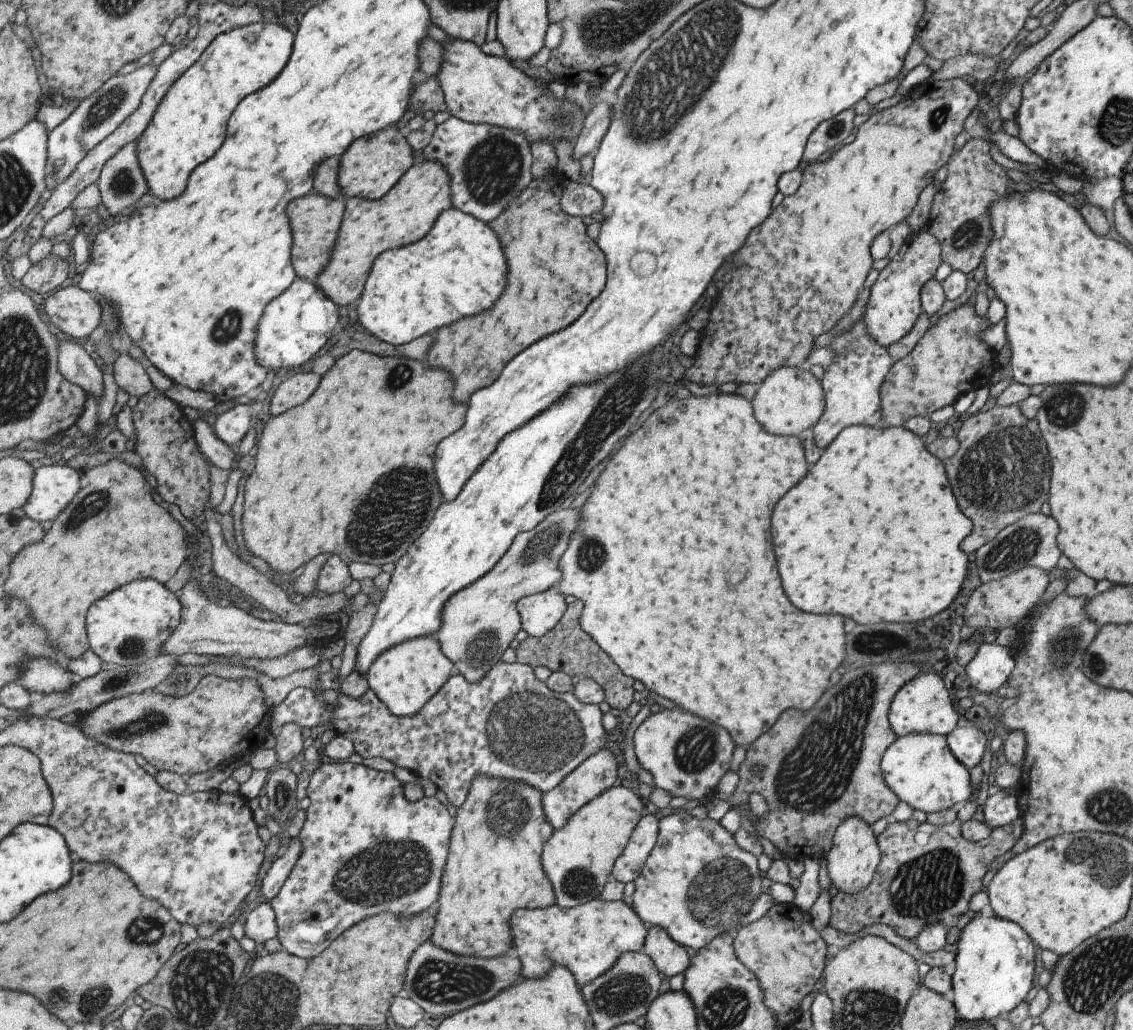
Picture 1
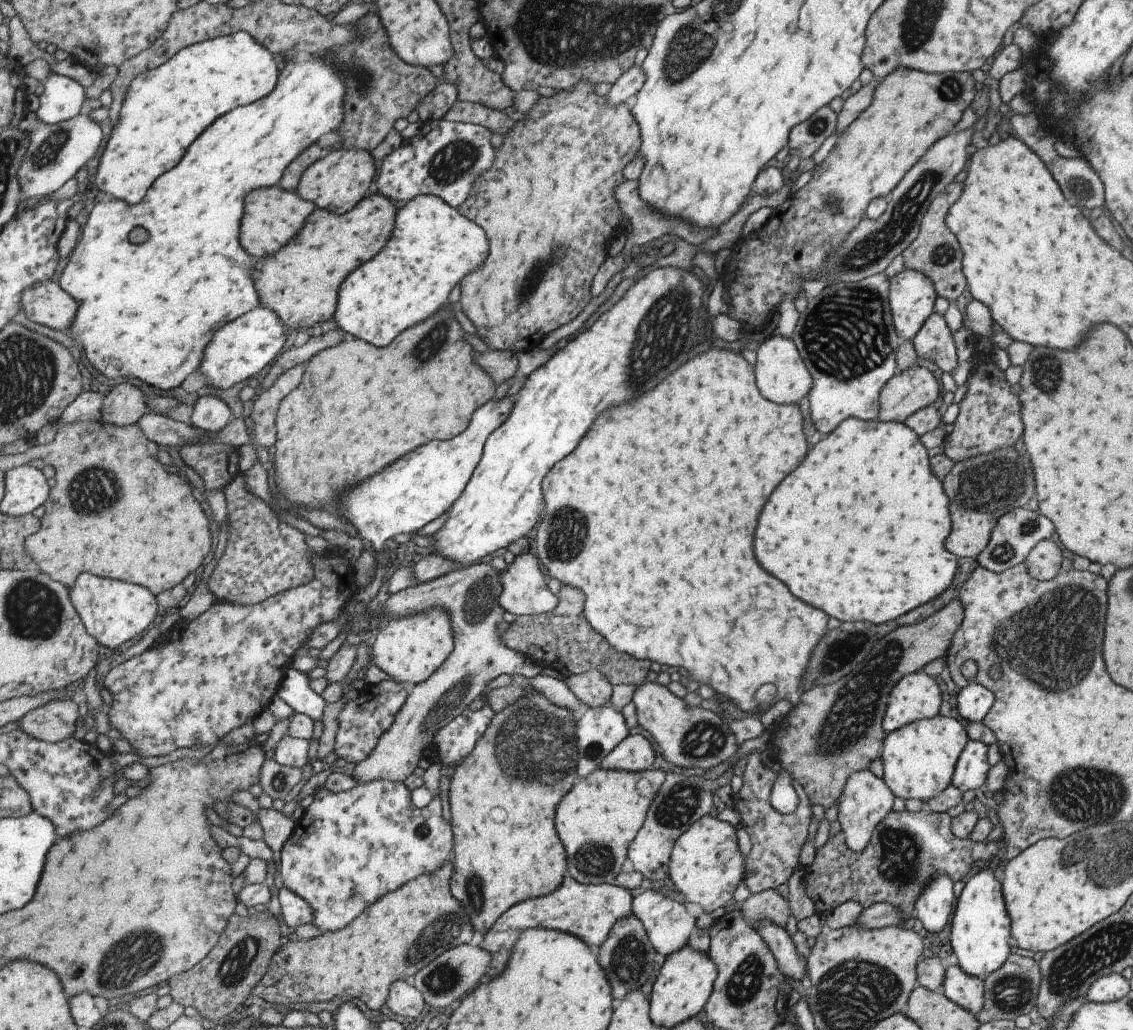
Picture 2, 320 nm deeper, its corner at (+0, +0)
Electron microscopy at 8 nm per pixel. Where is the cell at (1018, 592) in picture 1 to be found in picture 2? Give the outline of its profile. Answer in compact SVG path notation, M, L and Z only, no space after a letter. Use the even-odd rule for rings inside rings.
M1050 539L1040 540L1026 554L1026 571L1037 580L1048 581L1055 576L1061 564L1061 553L1057 544Z

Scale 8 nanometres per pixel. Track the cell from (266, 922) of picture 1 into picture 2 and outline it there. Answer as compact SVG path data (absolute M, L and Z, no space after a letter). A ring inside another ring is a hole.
M282 887L279 889L278 899L282 910L280 919L287 927L297 928L315 920L315 910L311 908L311 904L305 898L297 896L296 892Z

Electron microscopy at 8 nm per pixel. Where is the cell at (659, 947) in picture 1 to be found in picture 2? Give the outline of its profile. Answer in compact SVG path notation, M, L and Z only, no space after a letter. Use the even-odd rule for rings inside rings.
M645 886L636 891L631 902L631 913L643 928L651 947L657 954L665 958L685 946L695 929L695 920L687 914L683 904L675 902L655 887Z

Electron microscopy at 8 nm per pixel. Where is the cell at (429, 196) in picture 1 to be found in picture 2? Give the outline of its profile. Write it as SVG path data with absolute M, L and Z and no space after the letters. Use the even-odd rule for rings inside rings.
M383 194L363 198L354 210L339 216L318 208L289 246L259 260L253 280L259 290L261 306L279 314L285 326L298 330L331 320L336 316L343 282L363 264L382 252L394 233L400 204Z

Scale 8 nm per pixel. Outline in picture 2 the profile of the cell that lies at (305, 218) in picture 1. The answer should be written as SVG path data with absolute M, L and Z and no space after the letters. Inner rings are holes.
M279 186L255 190L247 196L247 214L243 216L243 230L241 230L243 246L247 246L247 252L255 258L275 254L277 250L283 250L283 246L289 246L295 240L295 236L307 224L307 218L310 218L317 209L315 202L301 198L296 192L287 192Z

